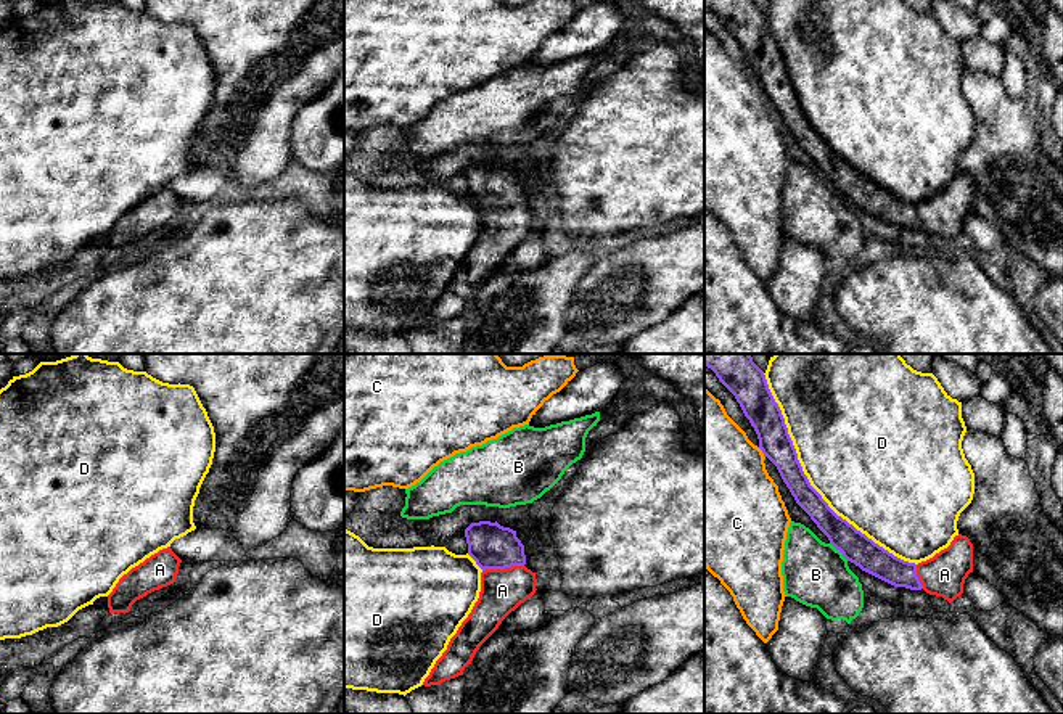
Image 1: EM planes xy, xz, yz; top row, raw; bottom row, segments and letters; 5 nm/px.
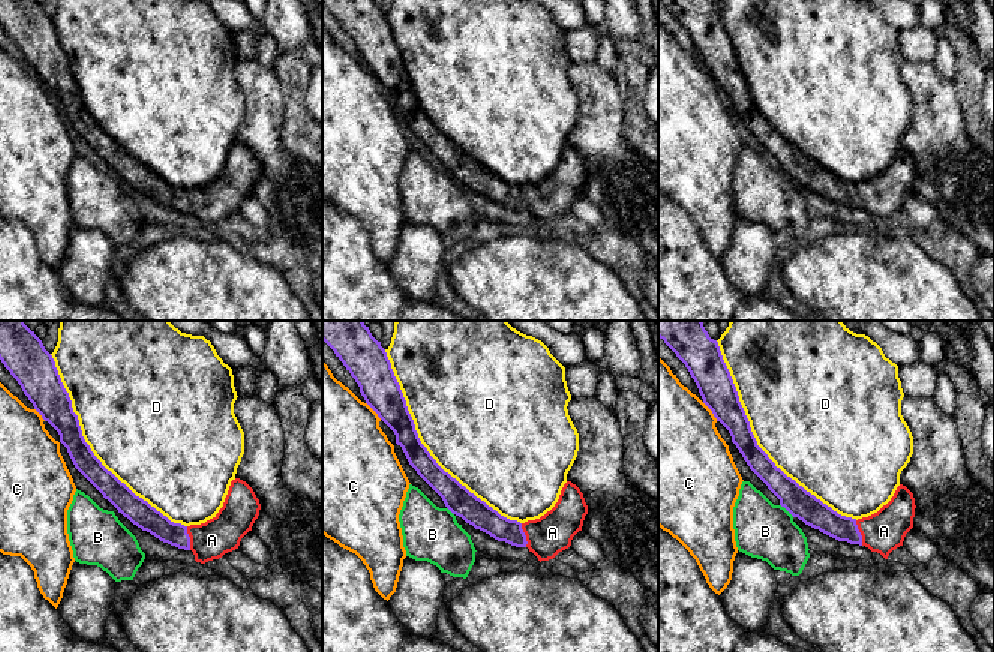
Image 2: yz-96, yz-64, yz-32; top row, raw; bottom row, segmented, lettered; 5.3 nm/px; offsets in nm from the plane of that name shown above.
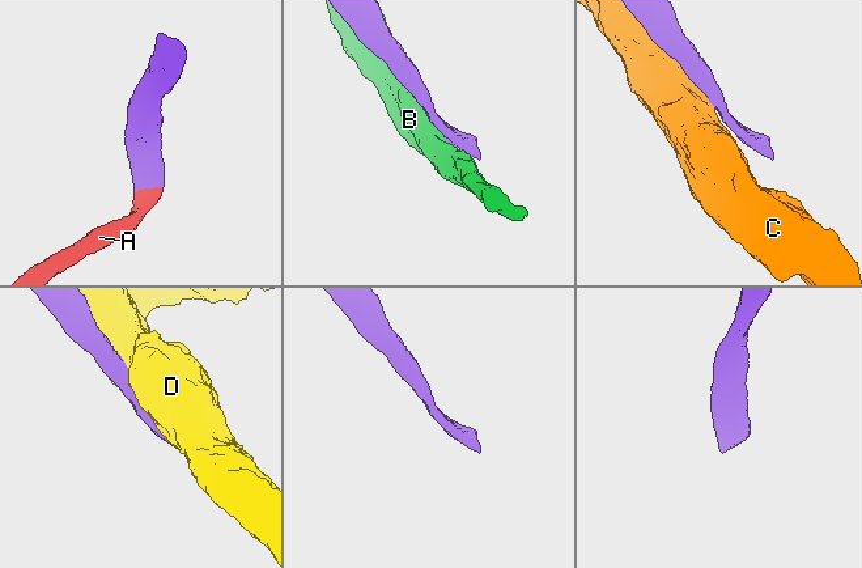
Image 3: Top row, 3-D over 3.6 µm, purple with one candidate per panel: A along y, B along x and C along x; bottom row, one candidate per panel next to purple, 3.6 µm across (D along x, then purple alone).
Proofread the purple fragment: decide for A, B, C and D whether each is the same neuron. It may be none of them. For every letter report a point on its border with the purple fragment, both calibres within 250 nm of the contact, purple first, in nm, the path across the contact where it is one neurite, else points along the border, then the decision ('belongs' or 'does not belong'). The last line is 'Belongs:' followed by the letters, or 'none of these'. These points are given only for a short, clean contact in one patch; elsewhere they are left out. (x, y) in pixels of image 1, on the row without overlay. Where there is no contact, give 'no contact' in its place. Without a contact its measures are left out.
A: xz (502, 208) | 220/220 nm | across xz (491, 185), (500, 195), (502, 208), (502, 230) | belongs
B: yz (840, 190) | 160/320 nm | along yz (830, 182), (848, 200) | does not belong
C: yz (763, 92) | 170/480 nm | does not belong
D: yz (809, 123) | 160/500 nm | does not belong
Belongs: A

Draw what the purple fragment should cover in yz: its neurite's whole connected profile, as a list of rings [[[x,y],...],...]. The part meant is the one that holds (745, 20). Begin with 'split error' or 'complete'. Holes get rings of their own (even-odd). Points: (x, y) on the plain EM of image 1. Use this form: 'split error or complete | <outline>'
split error | [[[704,0],[704,6],[735,35],[764,96],[777,106],[796,143],[848,201],[894,227],[923,228],[949,243],[963,233],[965,219],[973,212],[973,183],[967,175],[955,175],[947,188],[918,204],[894,196],[838,156],[811,125],[764,11],[753,0]]]

